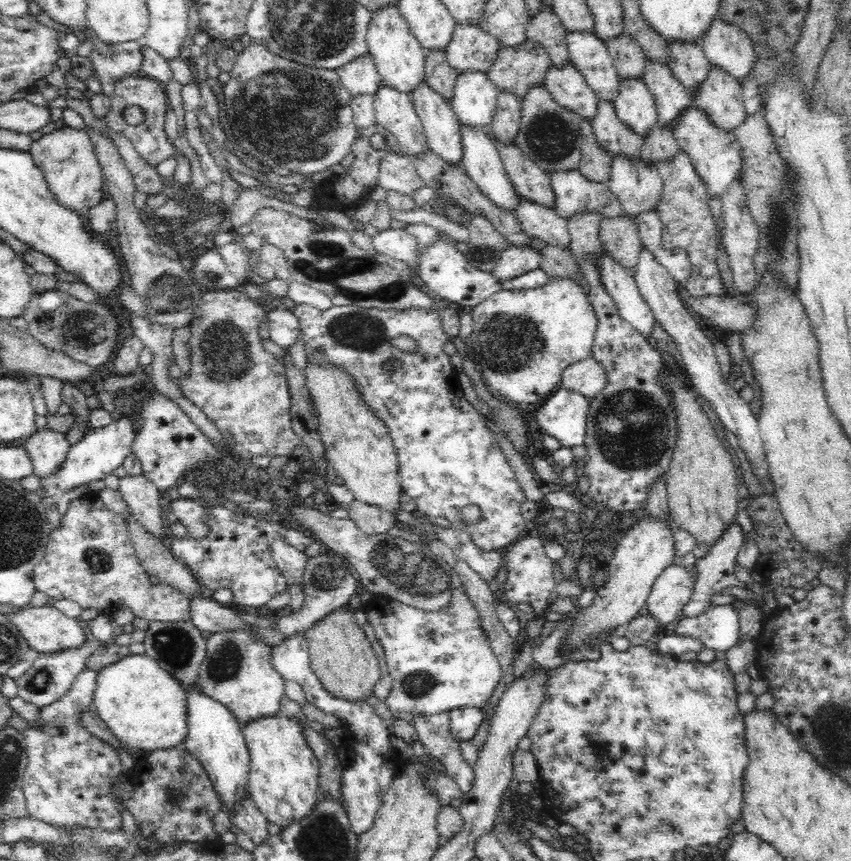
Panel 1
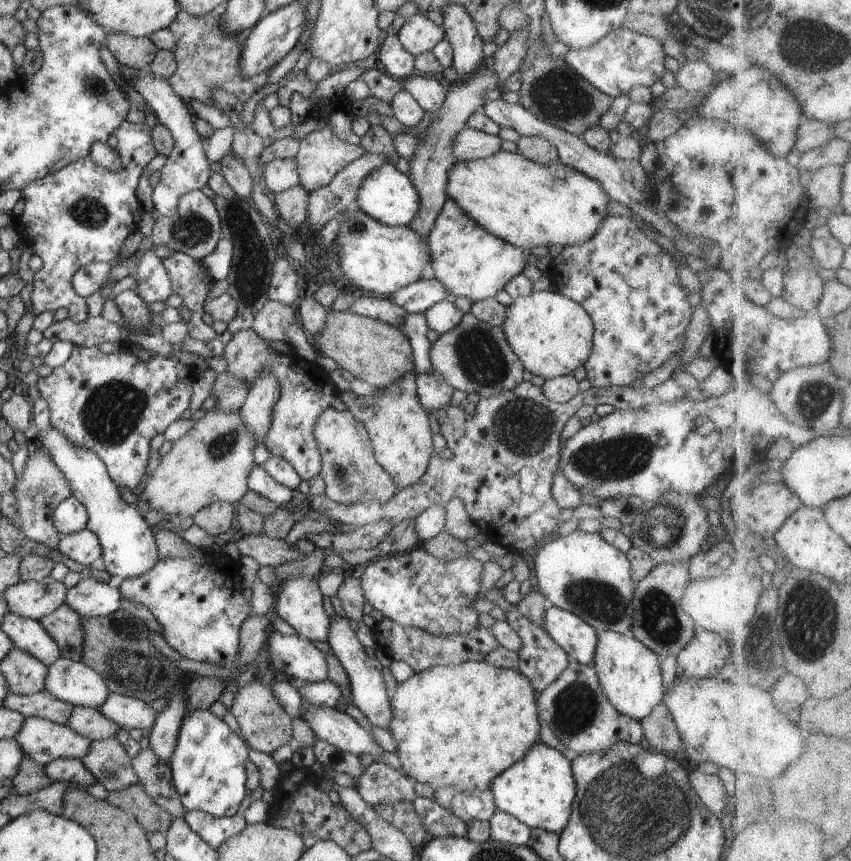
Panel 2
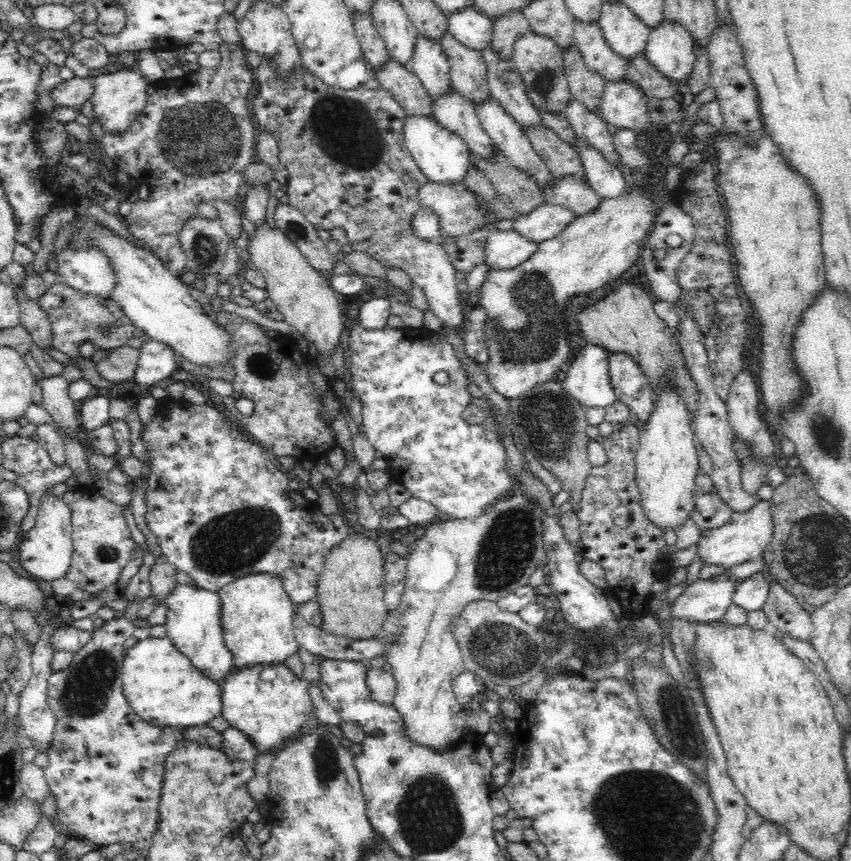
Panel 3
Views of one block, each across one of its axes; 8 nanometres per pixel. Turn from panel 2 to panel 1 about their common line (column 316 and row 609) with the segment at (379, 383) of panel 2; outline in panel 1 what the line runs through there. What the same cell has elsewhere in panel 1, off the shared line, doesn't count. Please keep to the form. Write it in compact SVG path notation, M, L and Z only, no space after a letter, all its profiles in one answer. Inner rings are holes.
M341 607L318 620L305 634L310 650L310 665L323 688L335 698L366 699L373 693L380 678L378 656L367 640L364 630L354 620L354 612Z

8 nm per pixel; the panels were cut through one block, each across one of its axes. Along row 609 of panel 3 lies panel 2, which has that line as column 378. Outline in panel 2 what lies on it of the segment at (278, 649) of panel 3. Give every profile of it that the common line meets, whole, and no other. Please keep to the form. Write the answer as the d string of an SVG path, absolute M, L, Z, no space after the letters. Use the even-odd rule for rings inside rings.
M360 210L341 223L334 241L341 249L337 264L360 293L388 297L430 274L431 257L427 241L420 239L409 226L390 227Z

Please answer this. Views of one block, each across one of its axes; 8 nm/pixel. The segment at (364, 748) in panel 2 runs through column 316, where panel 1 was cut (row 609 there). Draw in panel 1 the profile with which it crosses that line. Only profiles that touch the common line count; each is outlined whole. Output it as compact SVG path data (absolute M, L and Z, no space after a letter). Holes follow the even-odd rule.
M736 604L710 605L698 617L678 622L675 634L690 636L703 643L705 648L717 651L731 650L740 639L739 610Z

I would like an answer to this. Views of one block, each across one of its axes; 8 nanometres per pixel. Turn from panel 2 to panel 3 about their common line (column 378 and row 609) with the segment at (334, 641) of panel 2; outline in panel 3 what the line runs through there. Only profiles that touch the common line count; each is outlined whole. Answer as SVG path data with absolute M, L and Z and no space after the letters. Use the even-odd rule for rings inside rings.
M726 573L708 580L697 579L684 588L684 592L671 604L672 618L684 619L694 624L720 621L732 606L736 581Z

